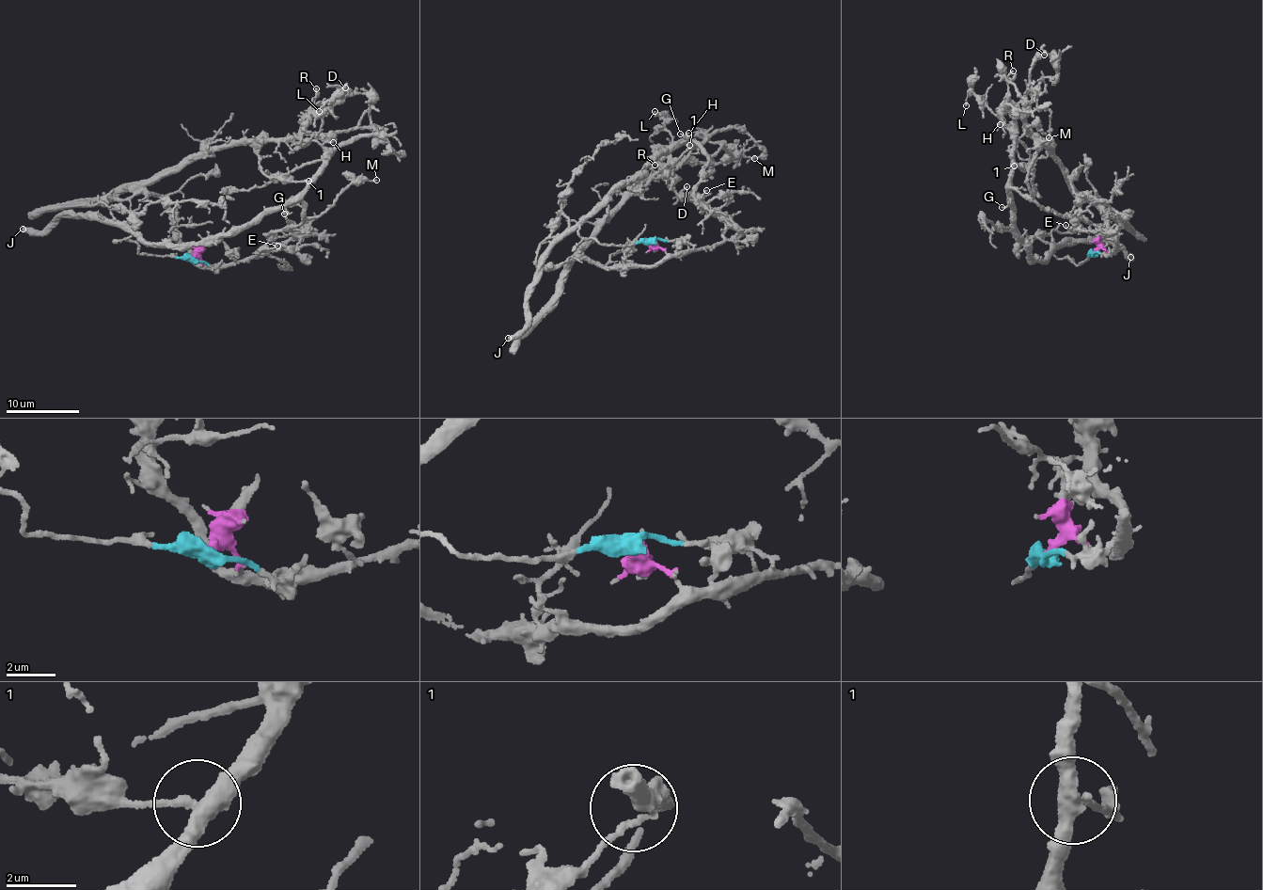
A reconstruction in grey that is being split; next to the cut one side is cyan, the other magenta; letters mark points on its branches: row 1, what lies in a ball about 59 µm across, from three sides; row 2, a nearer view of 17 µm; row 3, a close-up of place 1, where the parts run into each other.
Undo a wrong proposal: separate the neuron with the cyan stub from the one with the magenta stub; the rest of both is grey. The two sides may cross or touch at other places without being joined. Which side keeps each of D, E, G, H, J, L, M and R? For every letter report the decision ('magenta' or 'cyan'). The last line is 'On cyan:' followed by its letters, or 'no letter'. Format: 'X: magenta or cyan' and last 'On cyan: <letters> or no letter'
D: magenta
E: cyan
G: cyan
H: cyan
J: cyan
L: cyan
M: cyan
R: magenta
On cyan: E, G, H, J, L, M

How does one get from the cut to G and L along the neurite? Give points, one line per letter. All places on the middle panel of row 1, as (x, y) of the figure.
G: (652, 243), (599, 245), (582, 238), (578, 229), (581, 220), (658, 155), (686, 140), (680, 134)
L: (652, 243), (599, 245), (582, 238), (578, 229), (658, 155), (686, 140), (690, 148), (675, 144), (655, 112)

